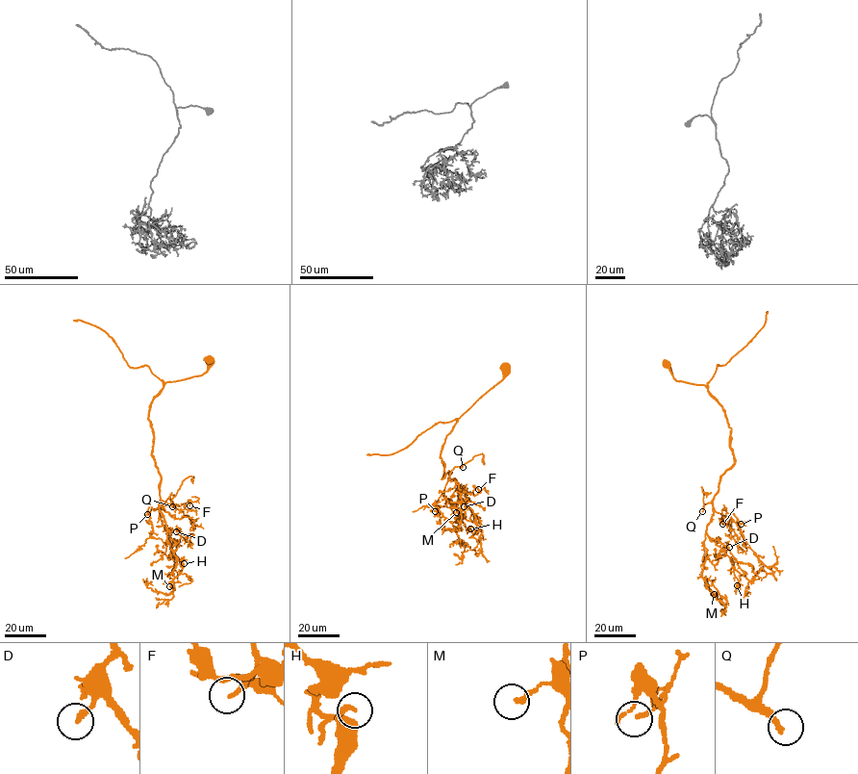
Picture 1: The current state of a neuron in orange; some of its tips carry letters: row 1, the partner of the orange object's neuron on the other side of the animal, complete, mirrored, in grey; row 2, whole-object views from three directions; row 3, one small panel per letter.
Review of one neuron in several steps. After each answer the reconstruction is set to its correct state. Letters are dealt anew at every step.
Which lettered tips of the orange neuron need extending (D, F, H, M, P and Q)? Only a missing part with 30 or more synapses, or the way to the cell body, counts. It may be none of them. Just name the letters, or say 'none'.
Q

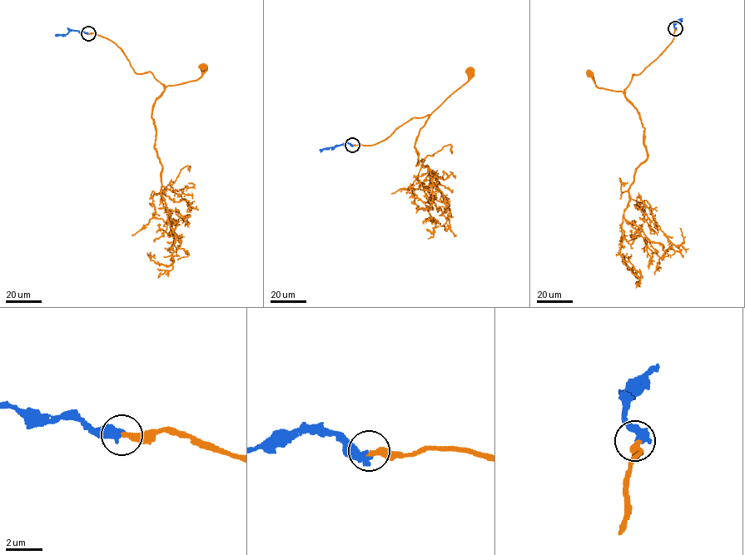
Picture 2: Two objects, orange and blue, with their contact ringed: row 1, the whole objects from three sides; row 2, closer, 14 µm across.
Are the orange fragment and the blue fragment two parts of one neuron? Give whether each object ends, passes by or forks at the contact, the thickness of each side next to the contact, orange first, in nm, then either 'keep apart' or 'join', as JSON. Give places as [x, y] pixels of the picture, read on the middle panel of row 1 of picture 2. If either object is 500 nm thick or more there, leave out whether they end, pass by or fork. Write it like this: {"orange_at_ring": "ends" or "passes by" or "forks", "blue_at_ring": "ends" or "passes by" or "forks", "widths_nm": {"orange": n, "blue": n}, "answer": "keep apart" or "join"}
{"orange_at_ring": "ends", "blue_at_ring": "ends", "widths_nm": {"orange": 360, "blue": 480}, "answer": "join"}

